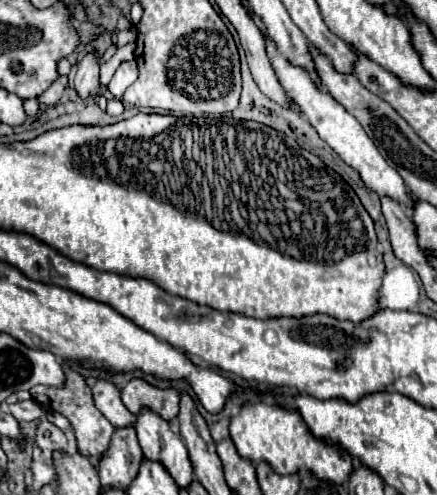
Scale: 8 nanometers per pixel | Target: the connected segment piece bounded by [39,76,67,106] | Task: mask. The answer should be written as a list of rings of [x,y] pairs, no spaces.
[[[59,76],[59,78],[39,96],[39,102],[41,102],[41,104],[49,104],[49,106],[57,104],[59,98],[63,96],[65,86],[67,86],[67,76]]]

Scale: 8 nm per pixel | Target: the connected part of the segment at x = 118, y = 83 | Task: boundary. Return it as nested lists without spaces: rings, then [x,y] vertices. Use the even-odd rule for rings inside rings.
[[[123,62],[119,68],[117,68],[117,72],[115,72],[115,76],[111,78],[111,82],[109,82],[109,92],[113,94],[113,98],[115,100],[121,100],[121,96],[125,94],[125,90],[133,84],[137,80],[137,63],[136,62]]]

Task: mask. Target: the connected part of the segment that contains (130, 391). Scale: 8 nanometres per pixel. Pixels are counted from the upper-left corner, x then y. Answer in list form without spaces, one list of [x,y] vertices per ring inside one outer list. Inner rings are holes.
[[[131,380],[125,386],[121,400],[125,408],[135,416],[143,408],[149,408],[151,412],[159,414],[163,420],[173,420],[179,414],[179,394],[173,388],[159,390],[143,380]]]

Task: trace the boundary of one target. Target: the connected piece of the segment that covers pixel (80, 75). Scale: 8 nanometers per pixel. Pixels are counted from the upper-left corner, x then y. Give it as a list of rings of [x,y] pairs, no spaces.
[[[95,52],[87,54],[83,58],[83,62],[79,62],[79,70],[75,74],[75,90],[79,94],[79,98],[87,100],[87,98],[97,98],[99,96],[99,64],[97,64],[97,56]]]

